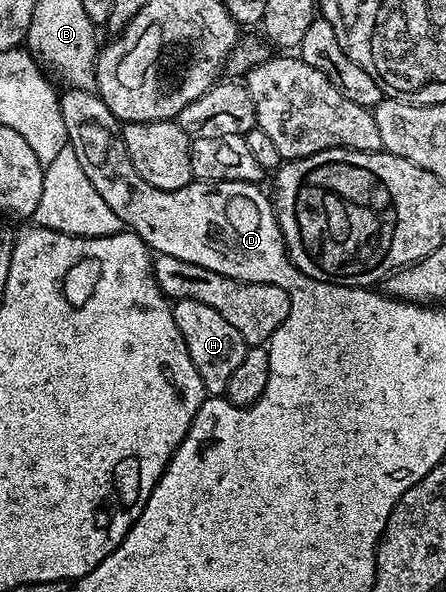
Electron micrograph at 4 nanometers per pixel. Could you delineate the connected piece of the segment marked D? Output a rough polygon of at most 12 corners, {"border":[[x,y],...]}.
{"border":[[104,99],[67,142],[156,253],[247,284],[307,286],[275,204],[242,180],[161,190]]}

